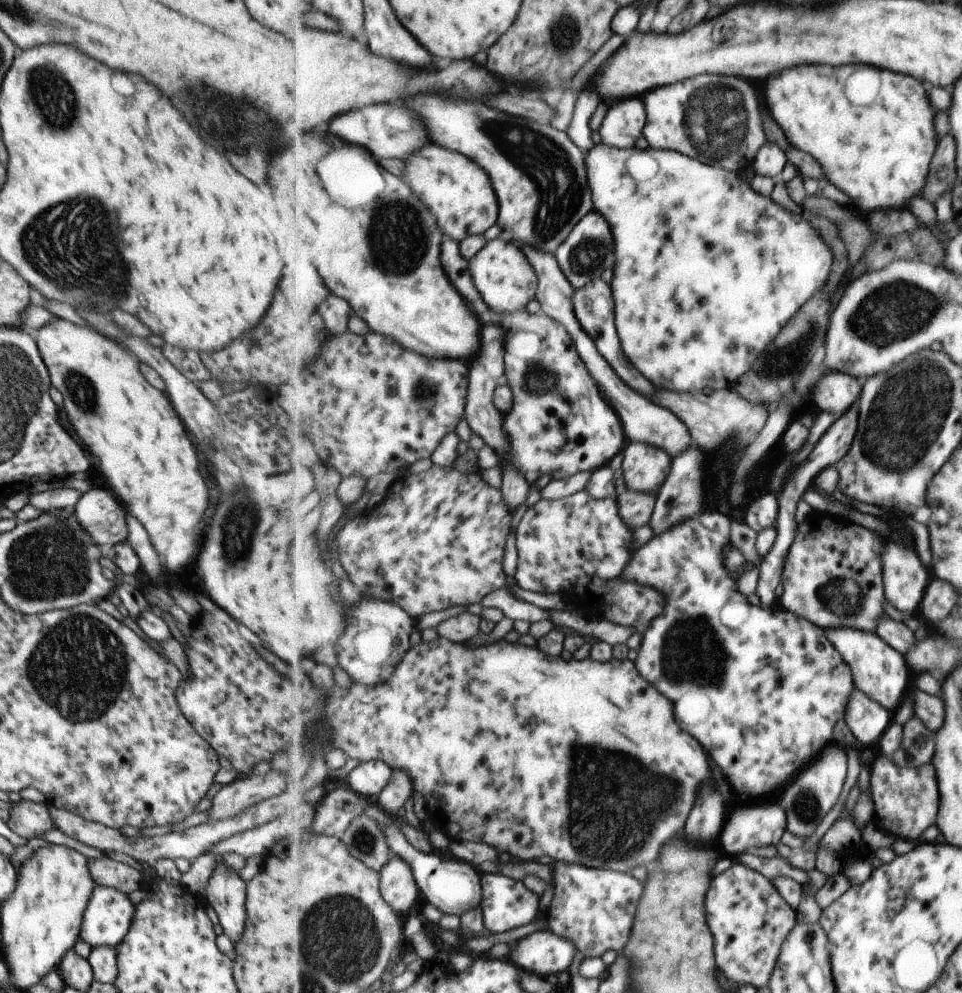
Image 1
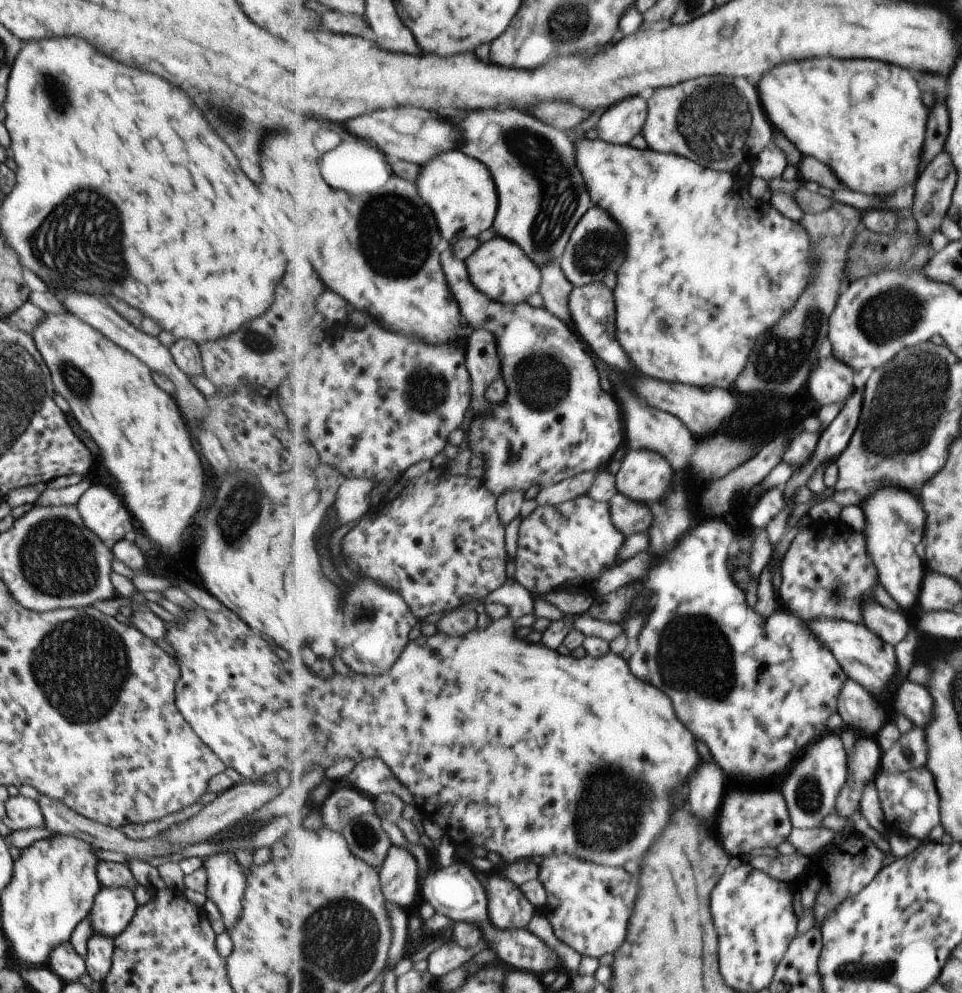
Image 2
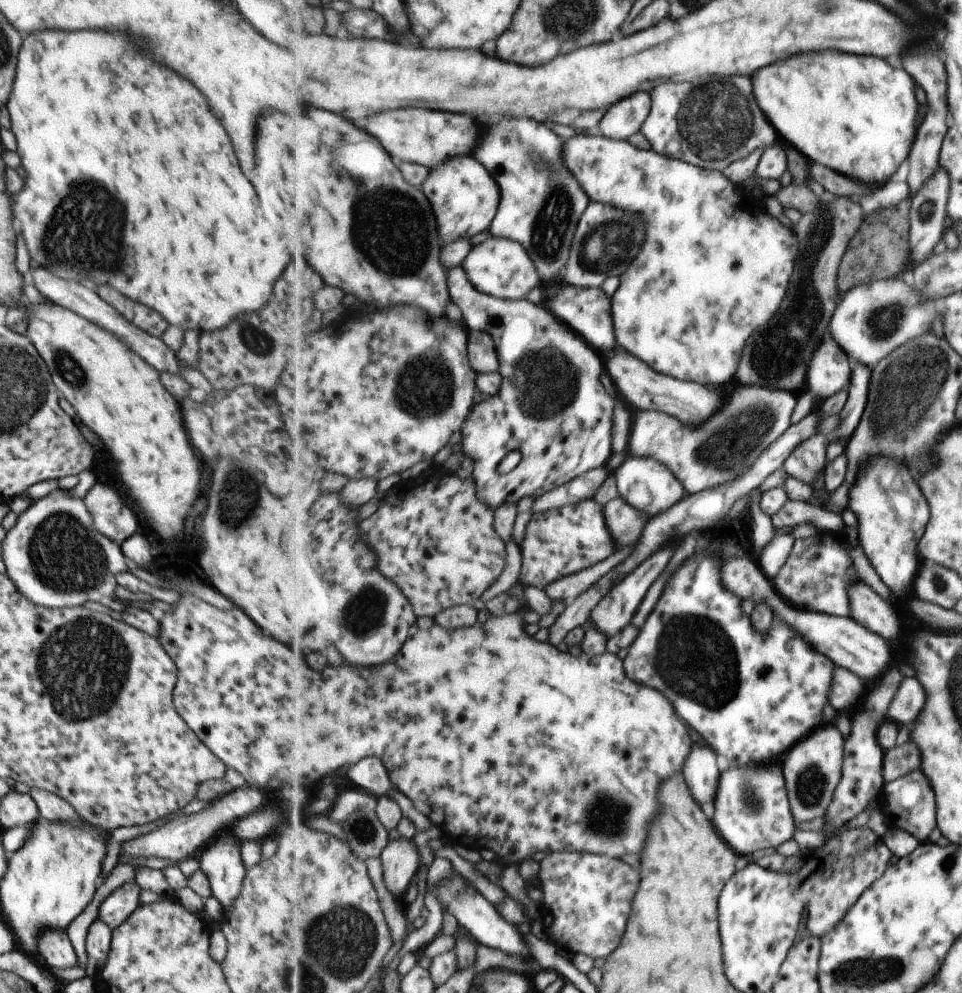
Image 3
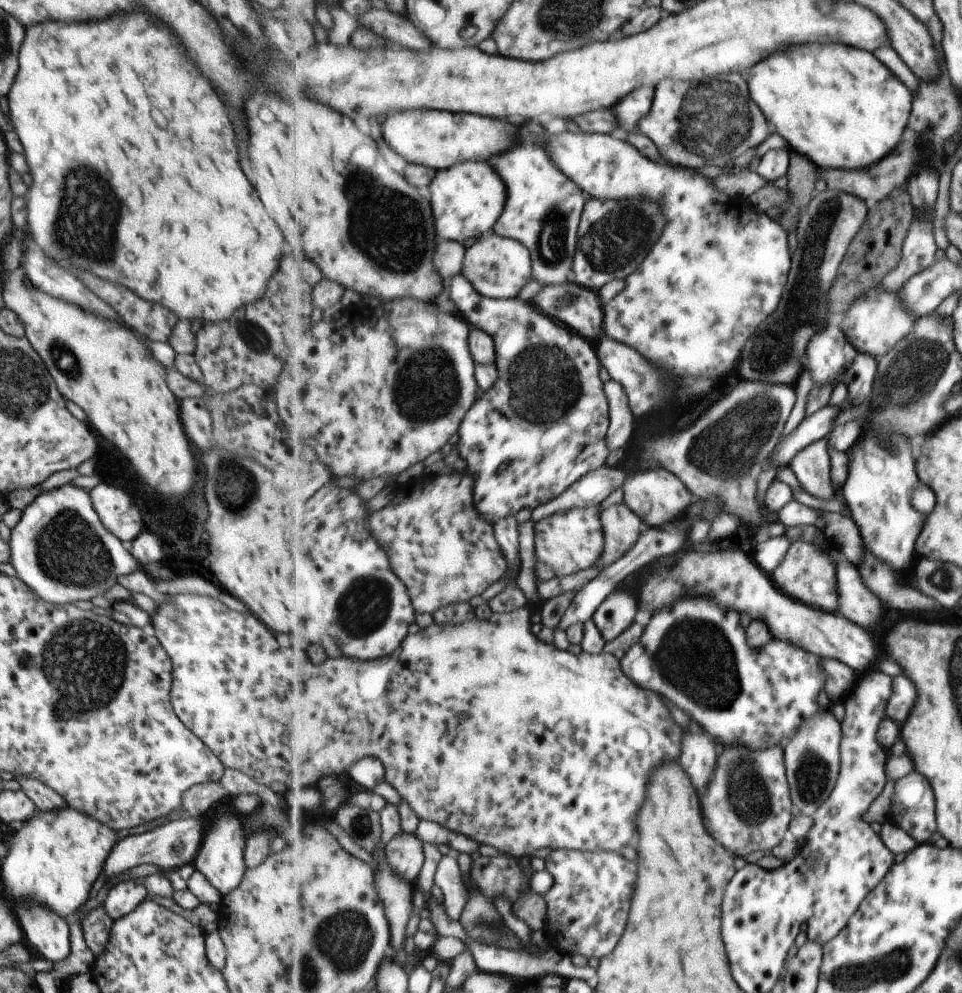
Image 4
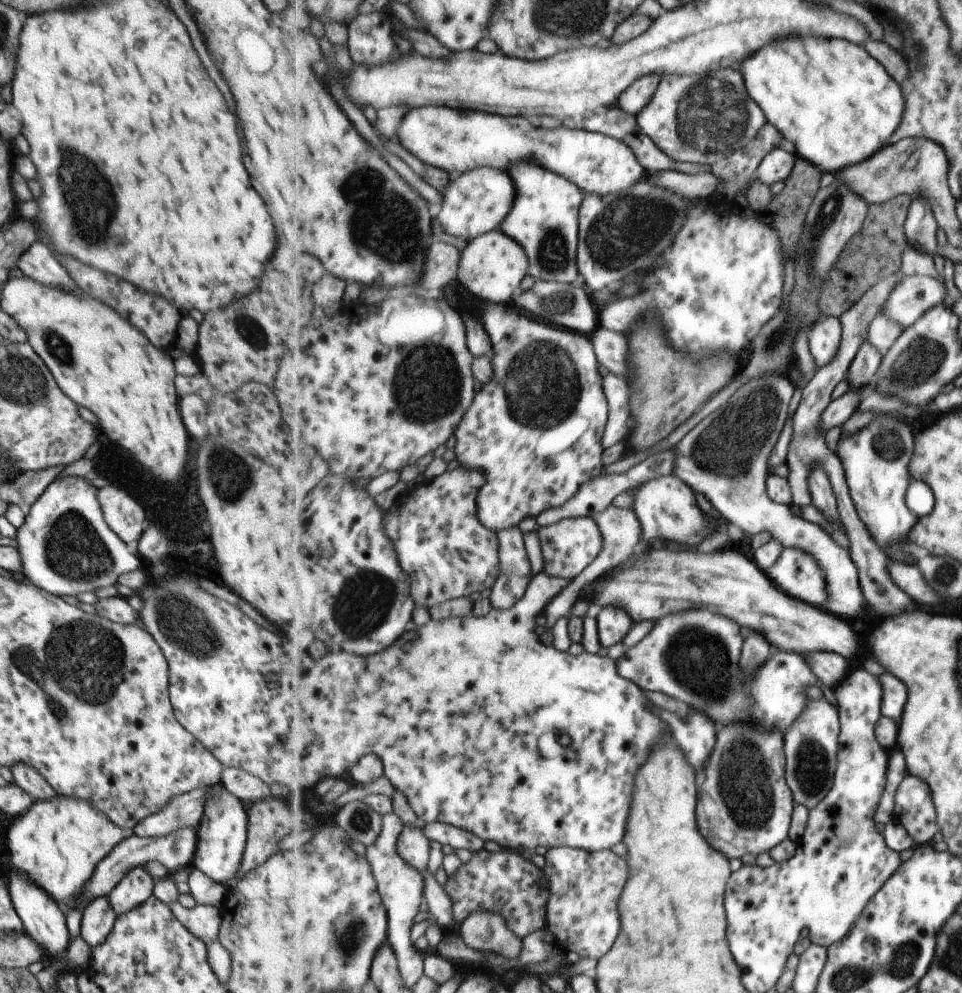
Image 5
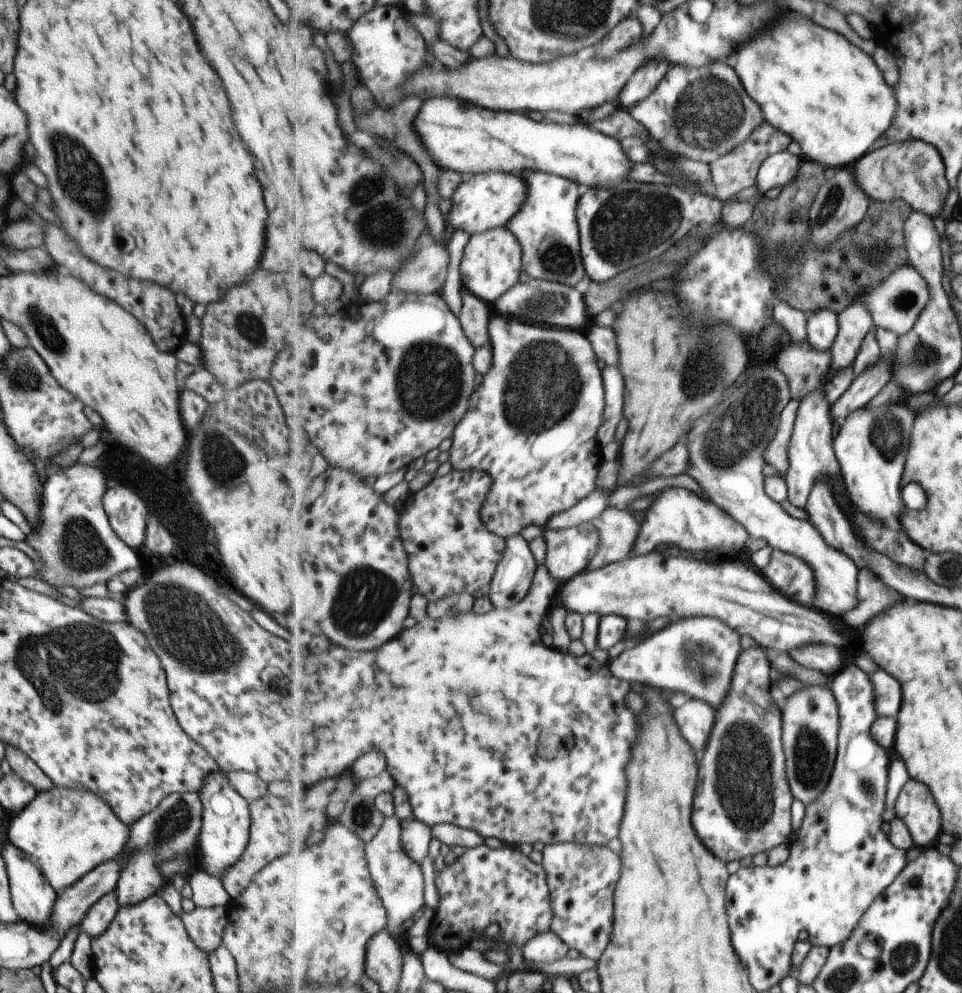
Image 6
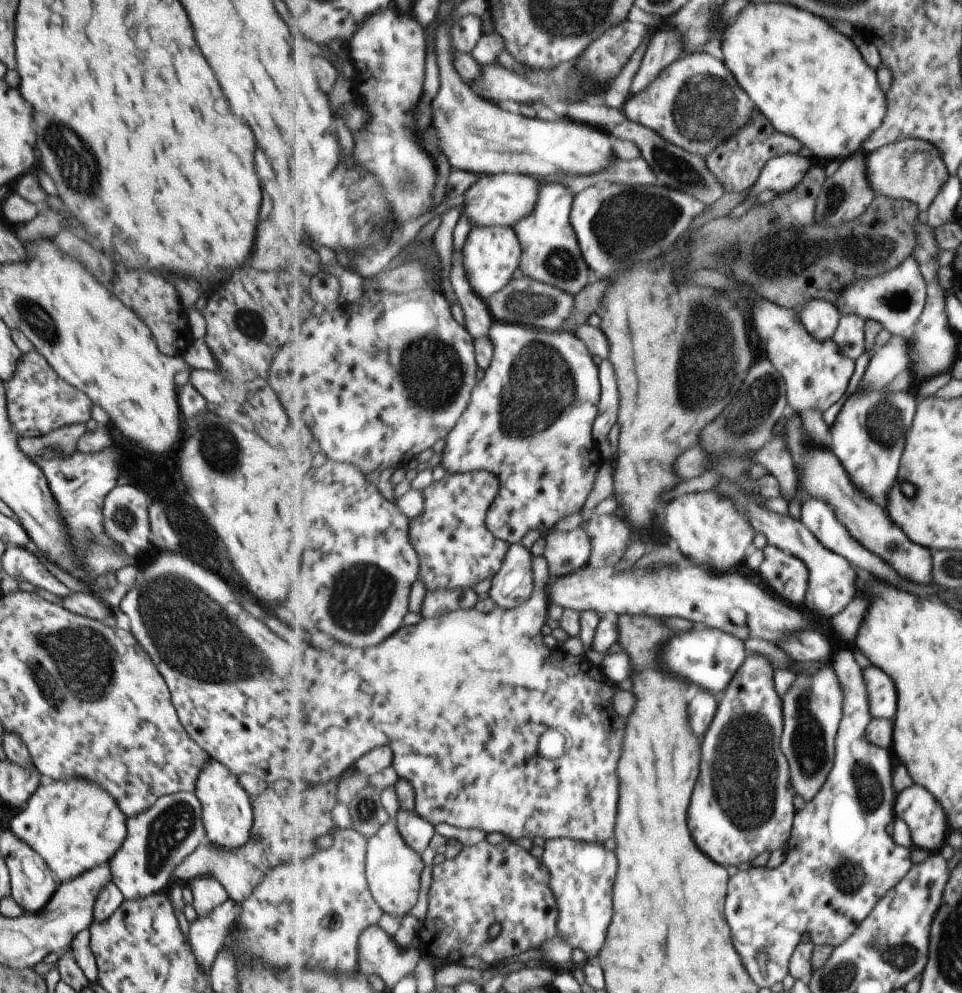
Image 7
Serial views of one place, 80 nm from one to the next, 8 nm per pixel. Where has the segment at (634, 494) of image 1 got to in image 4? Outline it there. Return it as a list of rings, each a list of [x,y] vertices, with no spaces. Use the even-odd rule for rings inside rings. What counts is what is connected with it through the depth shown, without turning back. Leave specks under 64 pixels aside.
[[[625,502],[601,510],[602,525],[606,538],[603,554],[596,566],[611,566],[623,558],[647,530],[647,524]]]

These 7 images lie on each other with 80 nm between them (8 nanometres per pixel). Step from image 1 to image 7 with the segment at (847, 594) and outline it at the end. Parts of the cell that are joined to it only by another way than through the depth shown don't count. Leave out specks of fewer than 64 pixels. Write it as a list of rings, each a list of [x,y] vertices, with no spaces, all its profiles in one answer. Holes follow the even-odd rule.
[[[766,545],[765,562],[757,572],[766,586],[793,604],[806,602],[810,589],[810,568],[802,559],[777,546]]]

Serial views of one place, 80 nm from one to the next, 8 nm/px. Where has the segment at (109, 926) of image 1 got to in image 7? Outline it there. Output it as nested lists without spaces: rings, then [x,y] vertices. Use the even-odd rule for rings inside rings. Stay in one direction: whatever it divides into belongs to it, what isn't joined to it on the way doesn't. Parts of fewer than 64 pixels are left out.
[[[180,791],[161,796],[147,810],[126,818],[125,840],[107,863],[112,884],[121,892],[124,900],[162,893],[180,875],[186,857],[206,841],[201,814],[194,792]]]

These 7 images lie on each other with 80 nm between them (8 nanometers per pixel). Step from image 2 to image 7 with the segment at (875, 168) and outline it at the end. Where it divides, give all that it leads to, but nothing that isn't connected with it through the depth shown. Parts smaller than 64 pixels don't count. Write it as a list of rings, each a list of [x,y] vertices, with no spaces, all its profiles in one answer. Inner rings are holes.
[[[749,4],[723,34],[723,61],[758,111],[776,130],[797,138],[812,152],[816,161],[838,160],[841,164],[864,150],[863,144],[883,126],[889,112],[887,94],[881,90],[877,70],[867,64],[851,38],[835,30],[827,20],[793,4]]]

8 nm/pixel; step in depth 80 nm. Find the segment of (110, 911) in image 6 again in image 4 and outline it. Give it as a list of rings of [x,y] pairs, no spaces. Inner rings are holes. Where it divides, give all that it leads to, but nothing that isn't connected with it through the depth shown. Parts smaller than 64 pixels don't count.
[[[102,904],[88,910],[80,920],[84,941],[95,957],[99,956],[105,948],[112,921]]]

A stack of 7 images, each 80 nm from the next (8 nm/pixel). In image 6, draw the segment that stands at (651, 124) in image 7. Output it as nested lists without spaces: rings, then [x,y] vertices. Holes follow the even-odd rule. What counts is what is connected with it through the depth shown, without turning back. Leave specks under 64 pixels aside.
[[[721,60],[703,68],[673,65],[657,90],[630,112],[665,150],[708,165],[738,149],[765,120],[737,72]]]

